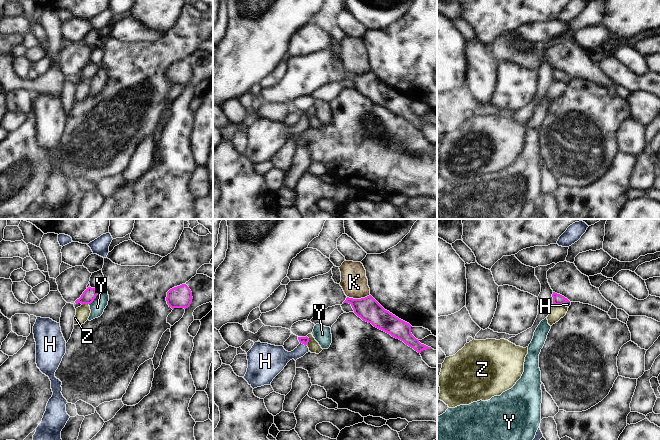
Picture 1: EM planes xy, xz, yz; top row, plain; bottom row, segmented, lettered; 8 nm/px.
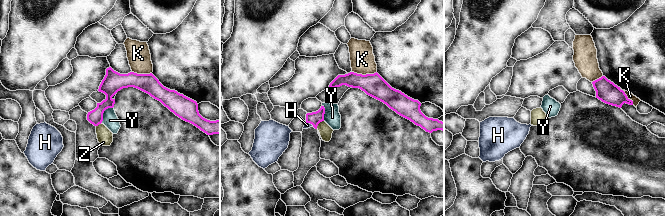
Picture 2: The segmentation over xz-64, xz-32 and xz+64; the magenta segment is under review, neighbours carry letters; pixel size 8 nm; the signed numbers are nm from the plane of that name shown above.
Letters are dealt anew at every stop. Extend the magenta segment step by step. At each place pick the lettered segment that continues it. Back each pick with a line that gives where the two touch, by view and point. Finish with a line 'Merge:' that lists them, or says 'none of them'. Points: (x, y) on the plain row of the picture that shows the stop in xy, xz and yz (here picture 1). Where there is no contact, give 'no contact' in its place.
H: meets magenta in xz at (304, 120)
Merge: H

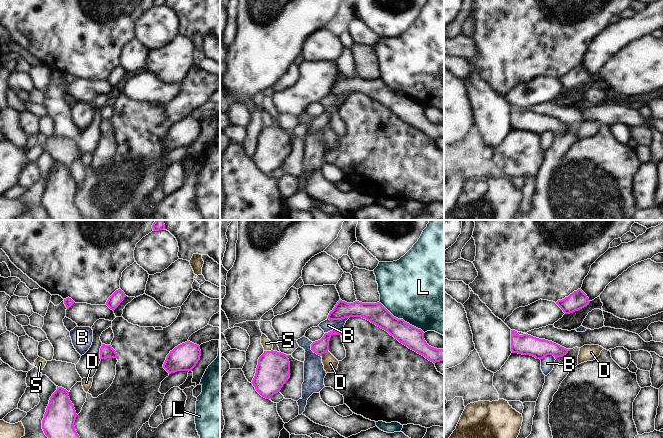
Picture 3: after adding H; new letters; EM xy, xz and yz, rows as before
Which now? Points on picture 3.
Merge: none of them

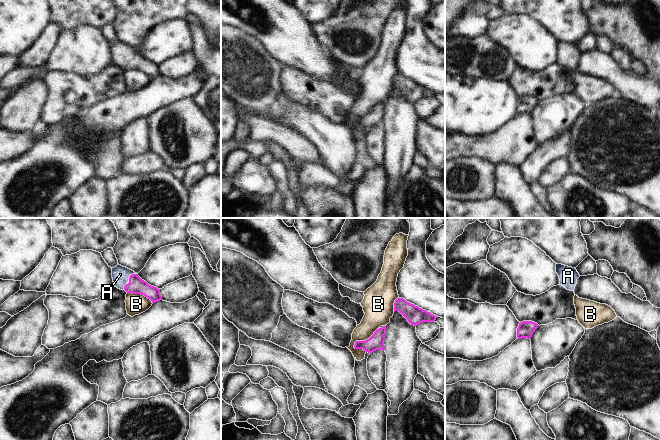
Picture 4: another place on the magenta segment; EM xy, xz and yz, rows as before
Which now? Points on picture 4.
A: meets magenta in xy at (129, 56)
Merge: A

